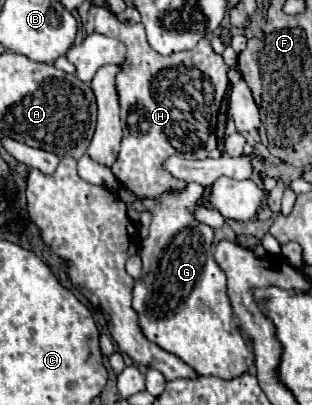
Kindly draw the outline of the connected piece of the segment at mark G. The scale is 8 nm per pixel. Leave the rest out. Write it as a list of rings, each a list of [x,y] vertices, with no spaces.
[[[190,182],[180,194],[164,194],[158,200],[140,200],[152,212],[152,224],[148,228],[148,238],[140,244],[142,258],[142,278],[134,284],[134,310],[140,318],[140,328],[146,338],[164,348],[166,352],[178,356],[188,366],[192,366],[200,376],[216,376],[224,380],[238,378],[240,374],[254,372],[254,352],[244,340],[242,330],[234,324],[232,304],[226,294],[226,278],[212,256],[214,232],[210,226],[196,222],[192,208],[202,198],[204,186]]]

